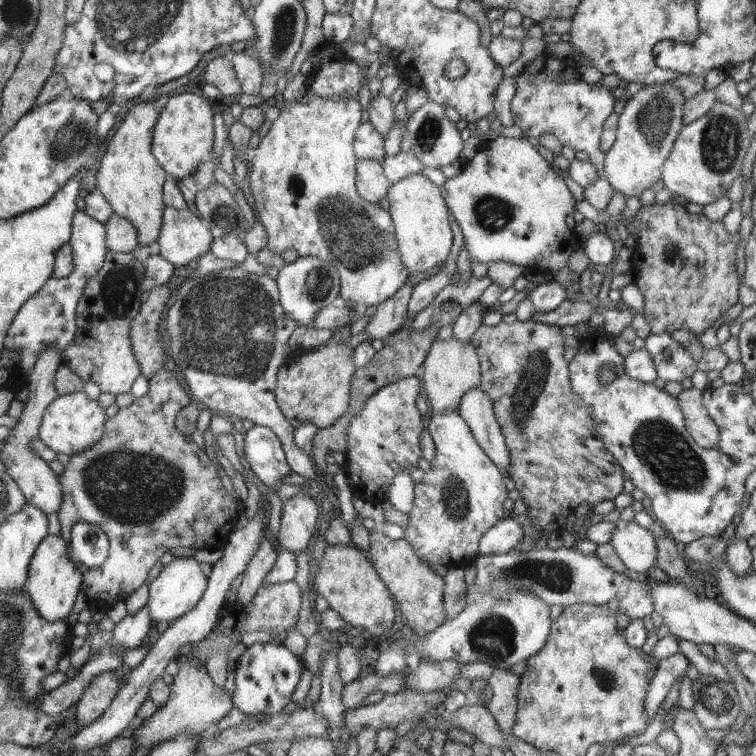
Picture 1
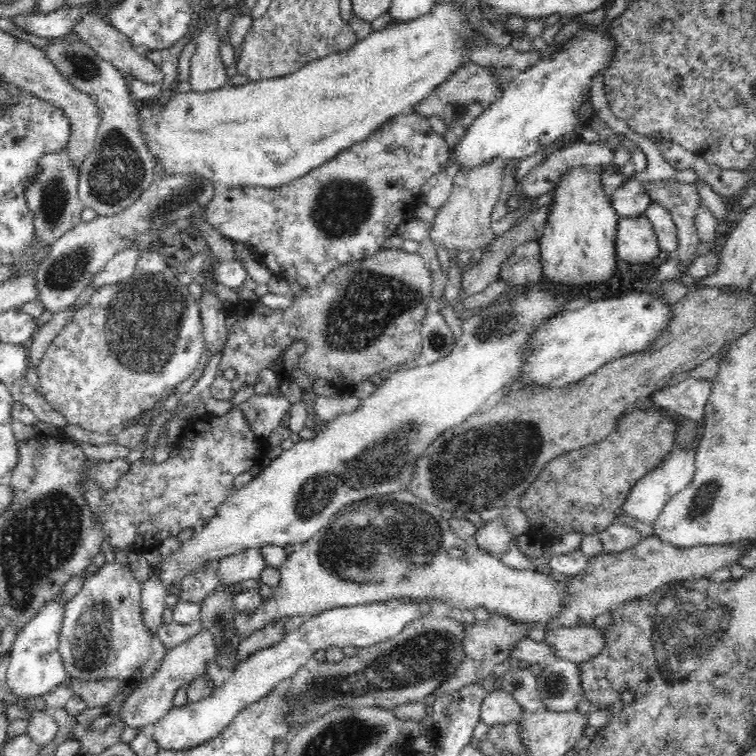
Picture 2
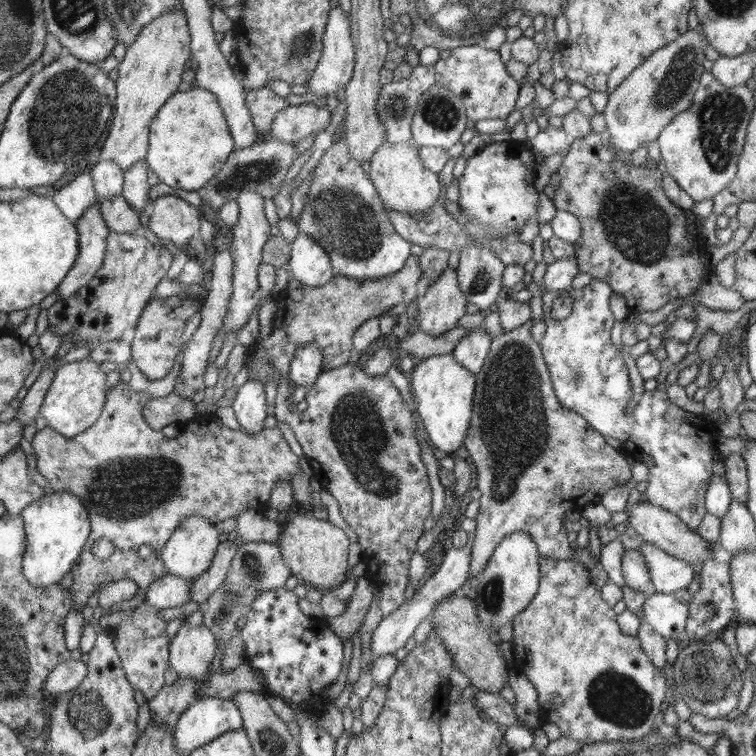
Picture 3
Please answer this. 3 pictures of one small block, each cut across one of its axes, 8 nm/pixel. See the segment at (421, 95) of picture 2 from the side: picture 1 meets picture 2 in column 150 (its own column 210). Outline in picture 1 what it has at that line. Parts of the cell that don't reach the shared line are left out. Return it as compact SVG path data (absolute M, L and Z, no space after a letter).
M177 91L172 94L166 106L159 113L156 126L154 126L153 139L151 142L152 154L155 156L157 163L165 170L165 173L171 174L176 181L187 179L199 167L205 156L208 156L214 146L214 129L213 129L213 111L209 99L205 99L201 93L190 93Z

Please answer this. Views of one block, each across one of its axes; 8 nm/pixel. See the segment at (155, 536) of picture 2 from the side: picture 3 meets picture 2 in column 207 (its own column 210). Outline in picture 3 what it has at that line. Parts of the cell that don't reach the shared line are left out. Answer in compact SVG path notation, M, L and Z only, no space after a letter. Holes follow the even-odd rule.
M117 385L110 388L103 412L91 428L80 432L75 438L67 438L46 427L36 432L32 440L40 476L48 480L54 492L68 492L77 496L89 515L90 535L79 560L70 570L73 584L69 590L74 610L82 610L90 596L98 594L106 584L118 582L122 578L133 580L137 584L137 592L133 598L115 603L112 611L137 608L146 598L148 585L167 573L160 551L184 520L197 515L214 526L229 518L237 520L245 511L256 510L260 504L268 504L273 486L278 482L291 482L294 474L300 474L299 458L292 452L278 427L265 428L254 436L230 430L220 420L200 420L197 432L190 432L184 427L177 438L166 438L151 428L143 416L150 400L153 397L146 392L136 392L129 385L125 388ZM98 538L106 538L115 546L106 561L92 553ZM142 544L152 547L152 556L143 559L138 555L138 548Z

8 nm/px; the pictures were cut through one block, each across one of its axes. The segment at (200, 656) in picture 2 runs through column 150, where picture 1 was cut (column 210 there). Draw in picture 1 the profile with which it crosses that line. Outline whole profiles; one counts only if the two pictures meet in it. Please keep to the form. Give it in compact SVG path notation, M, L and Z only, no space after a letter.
M181 657L179 671L174 680L170 685L171 693L168 700L130 735L135 740L137 748L155 747L155 744L168 740L178 733L204 733L211 730L234 707L230 694L223 687L215 685L206 668L198 666L196 660L192 658Z

